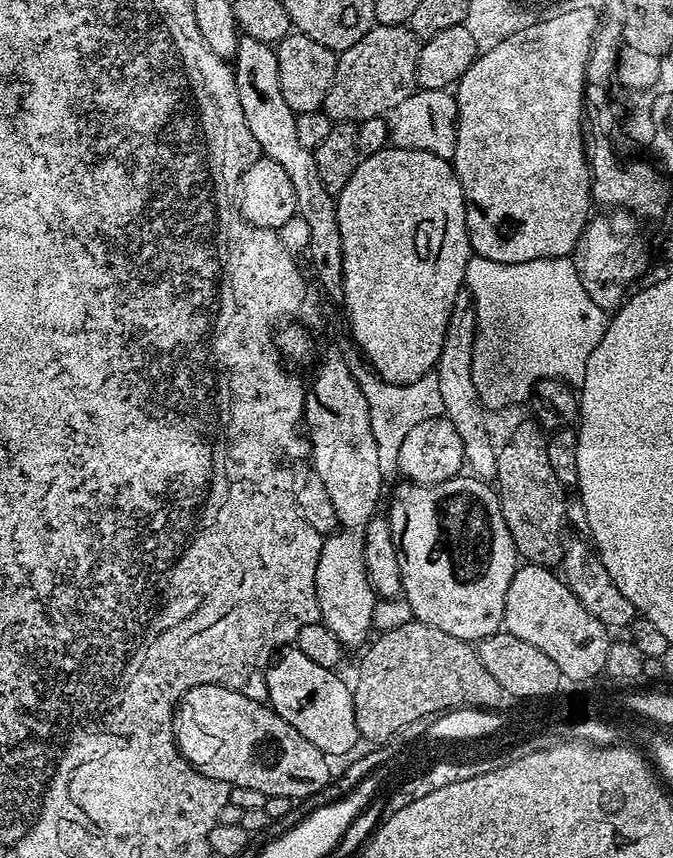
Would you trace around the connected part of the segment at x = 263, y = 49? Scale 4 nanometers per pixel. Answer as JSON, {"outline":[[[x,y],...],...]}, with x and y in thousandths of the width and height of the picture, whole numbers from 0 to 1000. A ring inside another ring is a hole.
{"outline":[[[358,41],[345,85],[351,92],[354,119],[360,119],[360,138],[366,138],[371,156],[377,156],[377,166],[383,166],[388,178],[397,185],[413,189],[413,193],[425,198],[425,204],[437,217],[440,252],[458,269],[458,308],[464,311],[477,338],[499,357],[510,355],[508,275],[502,273],[499,235],[473,203],[468,176],[443,166],[441,132],[434,131],[431,124],[425,124],[425,114],[419,114],[409,55]]]}

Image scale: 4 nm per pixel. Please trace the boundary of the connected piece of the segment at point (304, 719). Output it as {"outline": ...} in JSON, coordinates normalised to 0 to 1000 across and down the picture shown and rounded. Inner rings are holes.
{"outline":[[[429,753],[406,768],[392,788],[398,801],[397,819],[425,841],[431,841],[455,865],[467,865],[467,869],[489,883],[514,880],[529,862],[536,861],[526,837],[523,802],[505,786],[484,776],[473,776],[473,772],[455,767],[449,758]]]}

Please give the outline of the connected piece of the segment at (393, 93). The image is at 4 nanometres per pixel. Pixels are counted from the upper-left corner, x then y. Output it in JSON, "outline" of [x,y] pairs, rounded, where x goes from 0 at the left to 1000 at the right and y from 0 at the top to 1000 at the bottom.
{"outline":[[[560,28],[526,54],[504,62],[496,96],[481,115],[480,131],[495,142],[533,142],[557,135],[575,136],[594,119],[609,114],[621,103],[618,73],[626,48],[605,30]]]}

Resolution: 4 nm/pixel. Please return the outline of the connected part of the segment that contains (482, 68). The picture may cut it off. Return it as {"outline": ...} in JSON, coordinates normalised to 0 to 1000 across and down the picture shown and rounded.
{"outline":[[[840,8],[829,21],[813,22],[786,30],[782,35],[758,40],[755,44],[740,50],[733,57],[715,59],[703,75],[686,86],[686,91],[675,99],[675,111],[679,121],[679,172],[669,185],[678,197],[678,206],[689,223],[689,239],[692,240],[692,263],[695,265],[695,281],[701,284],[703,295],[716,301],[728,301],[728,305],[747,308],[768,308],[770,305],[793,305],[799,301],[848,300],[857,293],[862,274],[874,263],[877,248],[883,242],[880,231],[880,197],[877,182],[868,178],[868,159],[862,155],[862,134],[871,131],[871,90],[877,84],[874,69],[880,65],[889,20],[880,9]]]}

